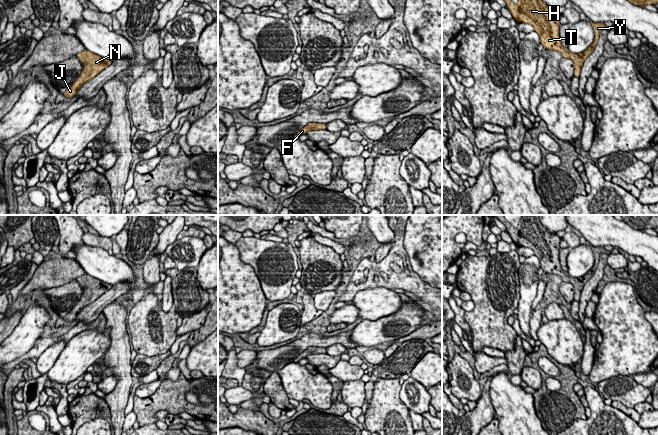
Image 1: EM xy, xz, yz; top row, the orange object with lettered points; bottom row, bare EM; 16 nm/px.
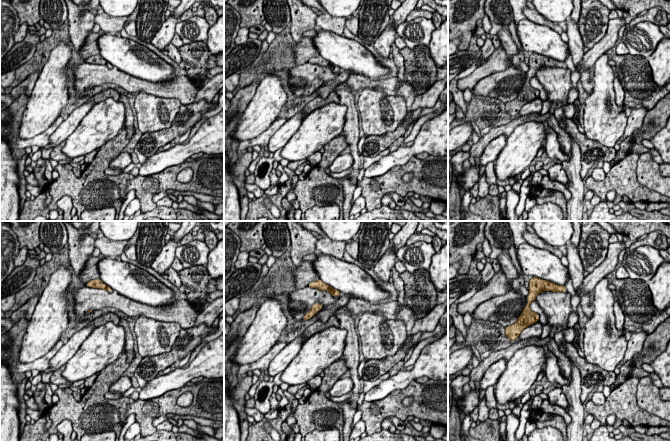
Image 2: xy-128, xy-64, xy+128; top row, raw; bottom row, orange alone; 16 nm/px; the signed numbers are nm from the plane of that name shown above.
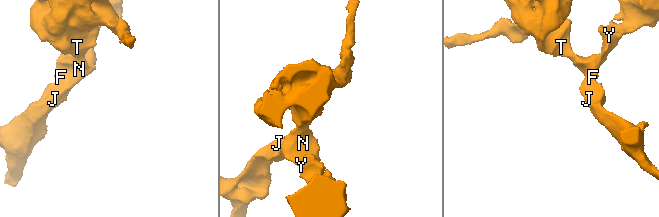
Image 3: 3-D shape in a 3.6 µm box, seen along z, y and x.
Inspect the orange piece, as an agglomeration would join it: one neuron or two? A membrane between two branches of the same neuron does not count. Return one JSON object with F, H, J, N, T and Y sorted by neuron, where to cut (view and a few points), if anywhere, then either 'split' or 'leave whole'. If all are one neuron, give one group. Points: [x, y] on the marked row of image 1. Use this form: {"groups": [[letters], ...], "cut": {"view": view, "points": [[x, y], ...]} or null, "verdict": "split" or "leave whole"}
{"groups": [["F", "H", "J", "N", "T", "Y"]], "cut": null, "verdict": "leave whole"}

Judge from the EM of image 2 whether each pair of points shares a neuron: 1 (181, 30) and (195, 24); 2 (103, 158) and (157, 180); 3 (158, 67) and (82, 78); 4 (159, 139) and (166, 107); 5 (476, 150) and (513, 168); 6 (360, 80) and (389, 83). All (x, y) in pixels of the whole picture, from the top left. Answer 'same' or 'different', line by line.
1: same
2: same
3: different
4: different
5: different
6: same

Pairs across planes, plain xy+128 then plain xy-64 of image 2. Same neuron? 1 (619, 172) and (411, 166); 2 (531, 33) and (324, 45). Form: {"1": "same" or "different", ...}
{"1": "same", "2": "same"}

